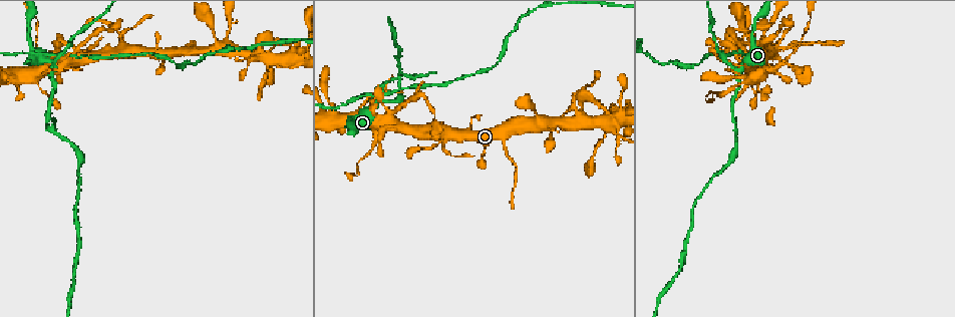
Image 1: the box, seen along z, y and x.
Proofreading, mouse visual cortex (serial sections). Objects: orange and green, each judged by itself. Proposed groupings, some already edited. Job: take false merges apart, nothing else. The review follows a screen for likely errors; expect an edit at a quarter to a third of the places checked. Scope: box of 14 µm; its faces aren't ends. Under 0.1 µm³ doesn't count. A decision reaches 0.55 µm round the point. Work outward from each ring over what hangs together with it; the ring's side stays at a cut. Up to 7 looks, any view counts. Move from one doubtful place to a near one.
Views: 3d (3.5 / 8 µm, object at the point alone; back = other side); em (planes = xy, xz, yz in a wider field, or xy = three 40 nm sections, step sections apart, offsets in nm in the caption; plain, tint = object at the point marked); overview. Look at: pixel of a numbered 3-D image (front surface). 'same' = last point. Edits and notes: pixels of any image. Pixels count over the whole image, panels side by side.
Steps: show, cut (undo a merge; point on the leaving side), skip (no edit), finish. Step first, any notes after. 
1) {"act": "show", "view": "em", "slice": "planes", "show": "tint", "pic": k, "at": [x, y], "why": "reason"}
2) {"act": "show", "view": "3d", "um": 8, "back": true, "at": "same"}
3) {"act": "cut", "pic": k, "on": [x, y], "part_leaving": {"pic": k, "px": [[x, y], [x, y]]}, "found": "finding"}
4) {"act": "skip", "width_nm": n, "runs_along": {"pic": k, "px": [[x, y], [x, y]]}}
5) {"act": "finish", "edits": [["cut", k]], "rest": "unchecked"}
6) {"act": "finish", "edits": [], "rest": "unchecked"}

{"act": "show", "view": "3d", "um": 8, "pic": 1, "at": [391, 118], "why": "a fork"}

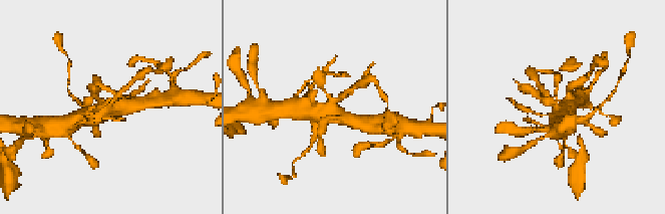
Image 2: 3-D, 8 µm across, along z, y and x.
{"act": "show", "view": "3d", "um": 3.5, "pic": 2, "at": [108, 109]}

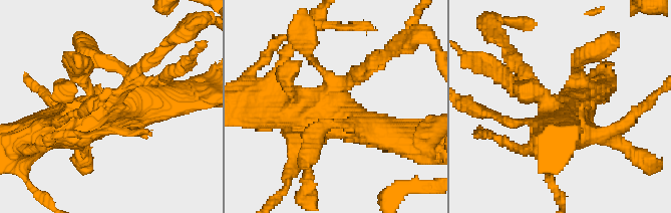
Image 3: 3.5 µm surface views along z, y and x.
{"act": "show", "view": "em", "slice": "xy", "step": 5, "show": "tint", "pic": 3, "at": [335, 101]}

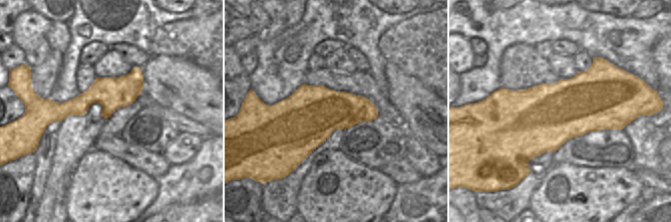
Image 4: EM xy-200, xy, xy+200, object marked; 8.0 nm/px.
{"act": "cut", "pic": 3, "on": [381, 65], "part_leaving": {"pic": 3, "px": [[348, 81], [415, 35]]}, "found": "two cells meet here"}

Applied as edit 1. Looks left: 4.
{"act": "show", "view": "3d", "um": 3.5, "back": true, "pic": 2, "at": [47, 133], "why": "sharp bend"}

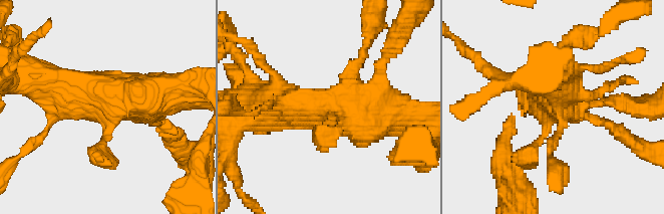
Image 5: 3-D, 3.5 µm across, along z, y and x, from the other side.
{"act": "show", "view": "em", "slice": "xy", "step": 1, "show": "tint", "pic": 5, "at": [547, 114]}

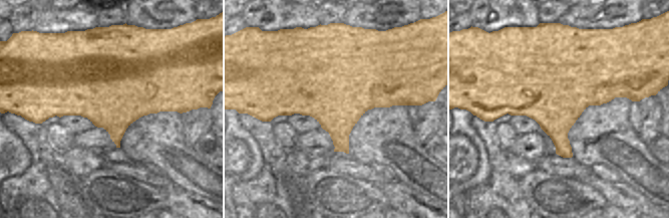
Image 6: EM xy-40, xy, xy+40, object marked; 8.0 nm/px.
{"act": "show", "view": "em", "slice": "xy", "step": 5, "show": "tint", "at": "same", "why": "another direction"}

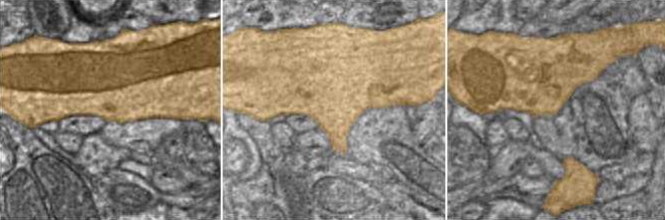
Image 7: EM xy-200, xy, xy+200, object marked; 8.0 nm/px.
{"act": "skip", "runs_along": {"pic": 5, "px": [[558, 88], [545, 132], [512, 160]]}, "found": "continuous, no second cell"}

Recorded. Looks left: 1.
{"act": "finish", "edits": [["cut", 3]], "rest": "unchecked"}

